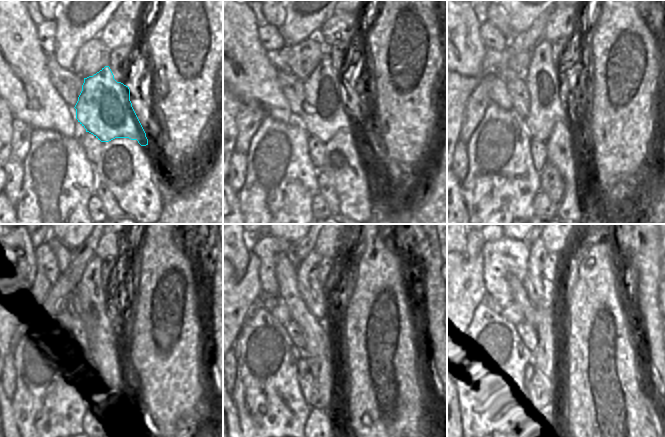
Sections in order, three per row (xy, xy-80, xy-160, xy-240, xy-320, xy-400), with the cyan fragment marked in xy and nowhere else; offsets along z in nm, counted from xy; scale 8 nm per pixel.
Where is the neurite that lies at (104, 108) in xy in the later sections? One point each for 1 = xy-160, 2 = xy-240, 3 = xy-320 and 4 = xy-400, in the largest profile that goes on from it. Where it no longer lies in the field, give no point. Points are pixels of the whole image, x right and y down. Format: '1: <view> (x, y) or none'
1: xy-160 (548, 105)
2: xy-240 (93, 300)
3: xy-320 (316, 300)
4: xy-400 (532, 282)

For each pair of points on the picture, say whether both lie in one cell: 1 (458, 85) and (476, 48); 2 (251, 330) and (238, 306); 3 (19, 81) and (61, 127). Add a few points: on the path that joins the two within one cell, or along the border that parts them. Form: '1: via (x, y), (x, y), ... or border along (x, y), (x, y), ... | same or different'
1: border along (482, 62), (479, 70), (474, 75), (457, 74) | different
2: border along (254, 308), (246, 317), (235, 340) | different
3: via (28, 92), (52, 116) | same

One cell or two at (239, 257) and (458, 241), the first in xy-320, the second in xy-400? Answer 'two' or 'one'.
one

